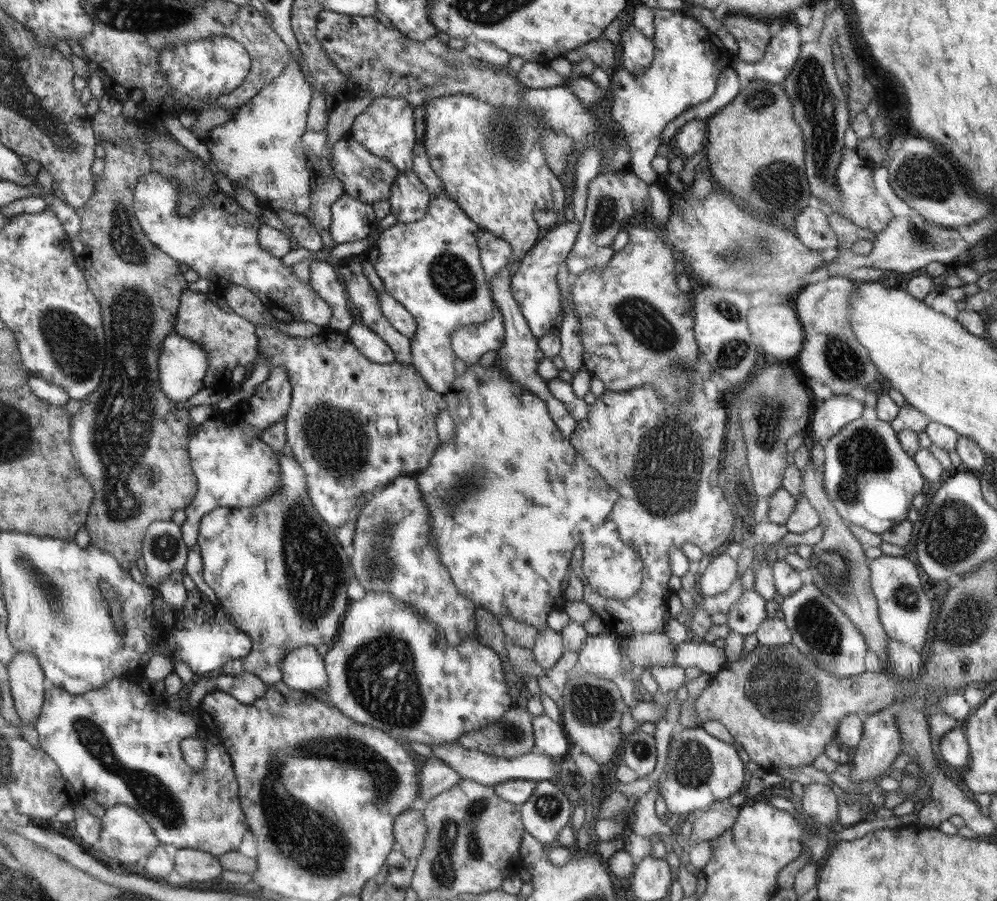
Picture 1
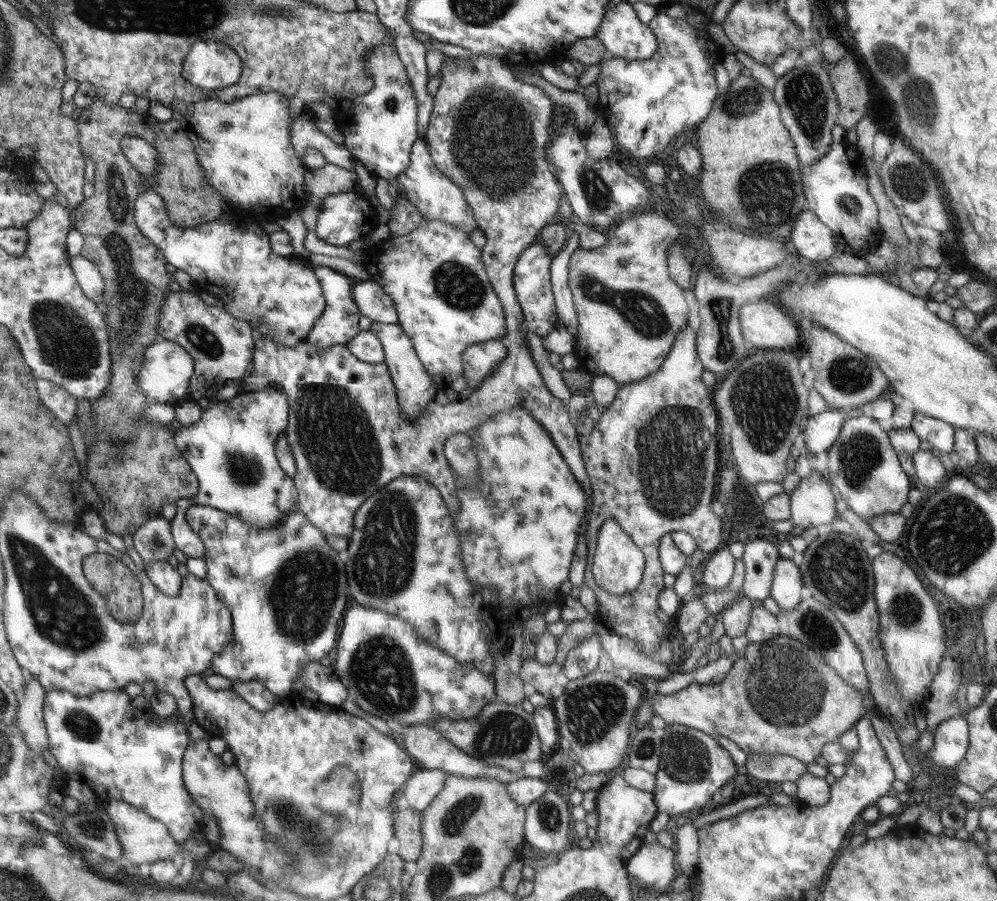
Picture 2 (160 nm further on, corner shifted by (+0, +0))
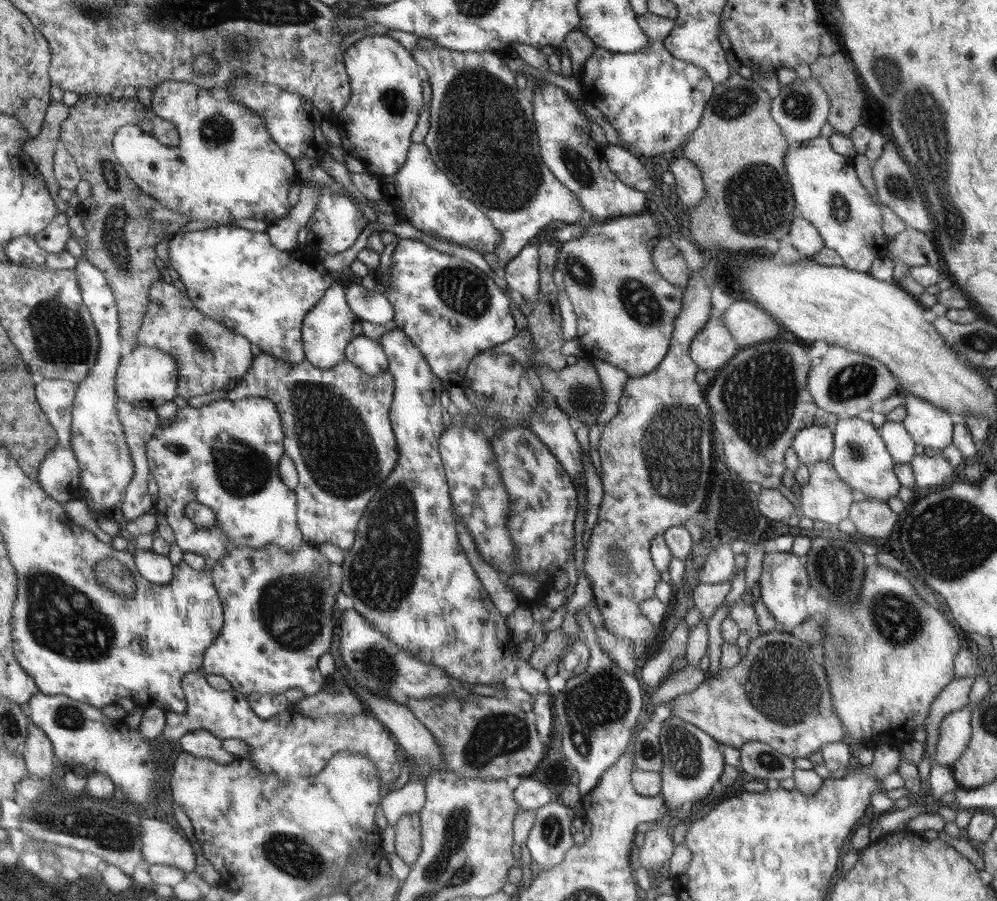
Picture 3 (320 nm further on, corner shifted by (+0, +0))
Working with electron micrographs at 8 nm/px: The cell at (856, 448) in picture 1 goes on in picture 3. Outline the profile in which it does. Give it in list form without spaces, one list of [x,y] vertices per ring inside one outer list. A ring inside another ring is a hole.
[[[858,416],[838,419],[833,430],[833,453],[830,458],[837,475],[844,480],[852,492],[858,491],[866,498],[875,498],[882,502],[899,493],[900,481],[896,476],[894,467],[896,462],[888,452],[886,443],[880,436],[879,429]]]

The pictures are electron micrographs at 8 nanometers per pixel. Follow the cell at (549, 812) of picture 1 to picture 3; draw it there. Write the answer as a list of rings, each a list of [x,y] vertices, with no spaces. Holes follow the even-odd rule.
[[[558,800],[536,809],[535,822],[525,843],[536,871],[548,870],[564,860],[564,854],[574,846],[570,826],[578,816],[574,807],[558,804]]]

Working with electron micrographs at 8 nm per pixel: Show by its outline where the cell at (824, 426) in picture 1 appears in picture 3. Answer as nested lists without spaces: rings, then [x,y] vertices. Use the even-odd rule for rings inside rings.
[[[813,423],[795,434],[791,447],[804,464],[827,461],[833,453],[833,432],[826,425]]]

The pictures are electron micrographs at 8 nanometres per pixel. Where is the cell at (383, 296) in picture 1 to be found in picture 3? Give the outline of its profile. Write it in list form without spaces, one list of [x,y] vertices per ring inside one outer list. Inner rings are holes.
[[[359,281],[346,284],[346,297],[351,311],[362,321],[382,325],[395,318],[394,304],[387,295],[369,291]]]

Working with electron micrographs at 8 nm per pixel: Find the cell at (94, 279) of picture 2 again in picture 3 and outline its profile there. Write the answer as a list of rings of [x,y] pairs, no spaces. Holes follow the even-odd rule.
[[[84,257],[79,259],[74,270],[82,288],[83,302],[94,319],[101,340],[96,365],[90,370],[86,380],[77,384],[75,404],[71,410],[71,449],[81,470],[75,498],[82,499],[82,495],[87,492],[85,502],[88,506],[101,511],[98,512],[98,517],[109,517],[106,510],[123,500],[127,487],[135,476],[134,457],[127,442],[123,423],[119,419],[118,398],[115,392],[115,377],[123,358],[120,354],[123,339],[120,336],[119,309],[104,272],[96,269],[96,266]]]

